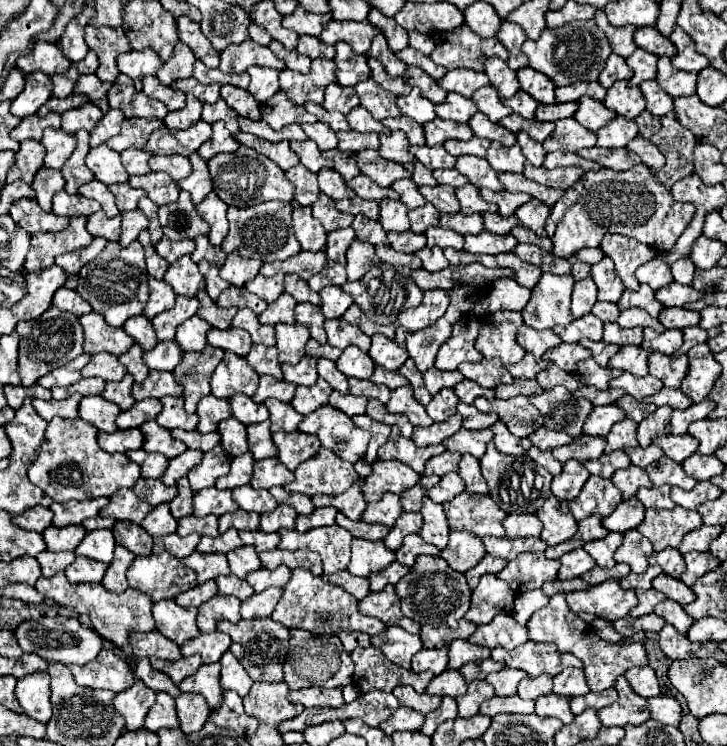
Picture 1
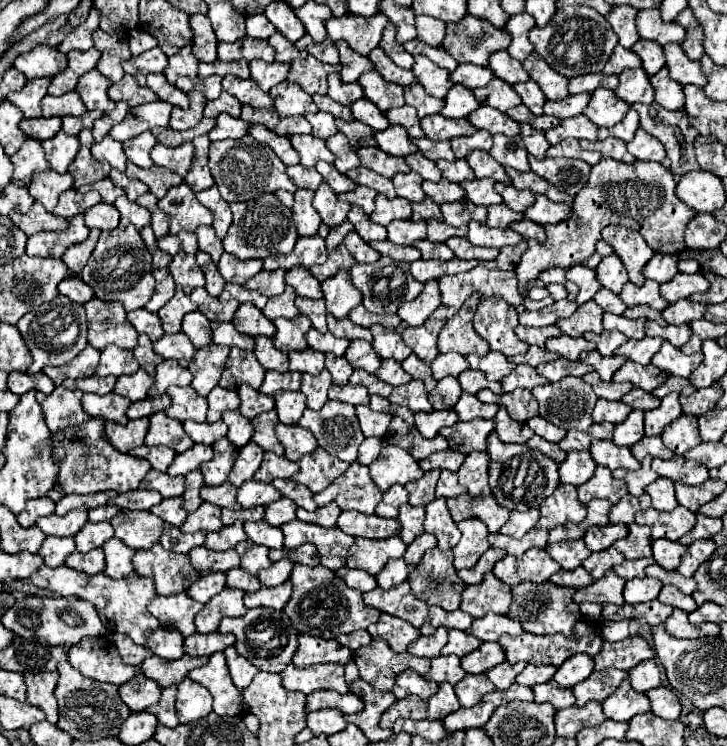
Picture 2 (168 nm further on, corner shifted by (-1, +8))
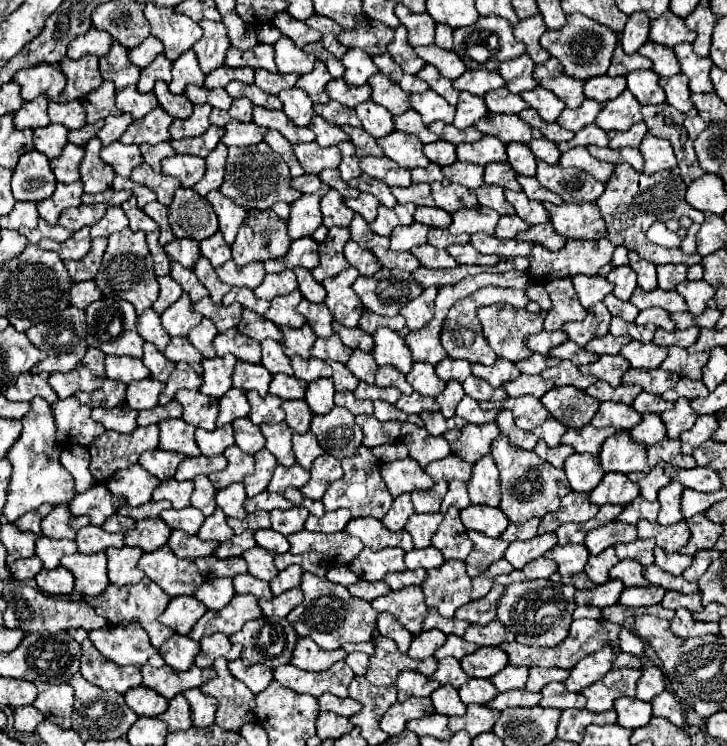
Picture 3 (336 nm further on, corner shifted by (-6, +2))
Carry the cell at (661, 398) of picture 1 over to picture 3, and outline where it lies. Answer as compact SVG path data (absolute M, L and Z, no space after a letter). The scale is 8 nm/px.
M680 379L676 383L676 387L672 391L666 391L662 395L662 399L666 401L678 401L680 397L686 397L686 399L696 399L696 397L708 397L708 389L702 381L688 381L688 379Z

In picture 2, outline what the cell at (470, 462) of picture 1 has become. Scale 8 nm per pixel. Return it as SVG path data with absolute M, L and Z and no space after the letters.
M469 453L461 469L457 471L459 483L473 497L489 495L491 487L487 483L487 471L489 471L489 455L487 453Z

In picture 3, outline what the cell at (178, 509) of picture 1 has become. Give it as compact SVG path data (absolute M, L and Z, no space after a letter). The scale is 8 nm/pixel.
M198 475L198 477L194 479L192 507L200 509L206 517L208 517L208 515L212 515L212 511L216 509L214 495L216 495L216 489L214 489L214 485L210 483L210 479L208 479L206 475Z

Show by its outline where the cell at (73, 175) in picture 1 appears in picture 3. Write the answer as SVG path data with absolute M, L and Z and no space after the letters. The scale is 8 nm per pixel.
M98 137L90 139L84 149L86 149L86 155L80 165L80 181L84 185L84 193L96 193L96 191L110 189L112 179L114 179L114 169L98 157L102 149L100 139Z

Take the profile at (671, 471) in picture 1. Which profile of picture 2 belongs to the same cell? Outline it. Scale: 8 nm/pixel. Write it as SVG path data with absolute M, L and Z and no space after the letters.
M673 457L669 461L653 459L653 469L661 477L669 477L669 479L681 481L685 485L701 485L709 479L707 467L703 467L695 461L687 461L685 457Z

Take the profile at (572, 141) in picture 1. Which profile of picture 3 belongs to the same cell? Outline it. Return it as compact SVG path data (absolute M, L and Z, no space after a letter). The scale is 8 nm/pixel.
M586 125L584 129L580 129L578 133L574 133L574 137L570 141L562 141L558 143L558 149L560 151L568 151L572 147L578 147L578 145L598 145L598 147L606 147L608 145L608 135L604 129L600 129L598 125Z

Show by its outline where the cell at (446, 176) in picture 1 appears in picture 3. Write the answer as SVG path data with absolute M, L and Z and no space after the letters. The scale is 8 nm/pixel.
M456 161L448 167L442 167L442 173L448 181L452 183L460 183L468 189L478 189L484 181L482 181L482 171L484 167L480 165L474 165L474 163L462 163L462 161Z

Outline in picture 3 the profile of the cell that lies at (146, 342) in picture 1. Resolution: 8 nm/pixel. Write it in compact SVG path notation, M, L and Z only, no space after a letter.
M146 309L138 321L136 321L136 329L138 329L138 335L144 339L144 341L152 341L158 349L164 351L164 347L168 345L170 337L168 333L164 331L162 323L160 323L160 317L152 311L152 309Z

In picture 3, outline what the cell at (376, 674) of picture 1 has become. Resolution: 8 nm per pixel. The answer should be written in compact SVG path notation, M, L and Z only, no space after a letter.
M382 635L376 637L374 645L376 645L376 653L370 657L370 665L368 665L368 673L366 673L366 679L372 685L390 687L396 683L398 673L406 671L406 669L418 671L426 677L430 677L436 671L438 661L434 657L424 659L424 661L412 659L406 653L400 653L396 643L388 637L382 637Z

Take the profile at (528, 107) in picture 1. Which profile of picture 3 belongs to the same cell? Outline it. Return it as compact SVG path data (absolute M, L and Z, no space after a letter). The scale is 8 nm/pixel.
M538 85L538 87L532 89L532 91L524 91L520 97L522 97L530 107L534 107L546 123L554 123L554 121L558 119L558 115L562 113L562 109L566 107L558 97L554 97L552 91L544 89L542 85Z

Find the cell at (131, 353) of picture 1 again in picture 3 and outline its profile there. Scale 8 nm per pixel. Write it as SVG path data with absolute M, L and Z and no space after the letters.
M144 343L144 357L142 357L144 365L150 369L150 377L158 379L160 383L166 383L168 375L174 369L174 363L168 361L152 343Z

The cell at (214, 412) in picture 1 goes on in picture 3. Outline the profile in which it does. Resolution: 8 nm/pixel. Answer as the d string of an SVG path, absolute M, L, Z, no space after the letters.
M230 389L224 397L220 397L220 413L216 427L222 427L226 423L232 423L238 417L248 417L250 405L246 401L246 393L240 389Z

